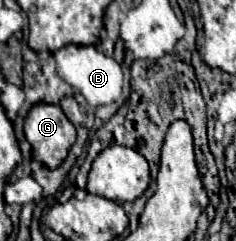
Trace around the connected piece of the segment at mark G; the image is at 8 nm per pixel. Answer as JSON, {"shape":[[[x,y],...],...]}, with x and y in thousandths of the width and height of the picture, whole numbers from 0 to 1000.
{"shape":[[[153,432],[110,481],[102,548],[136,598],[144,664],[237,697],[322,581],[322,531],[246,432]]]}

